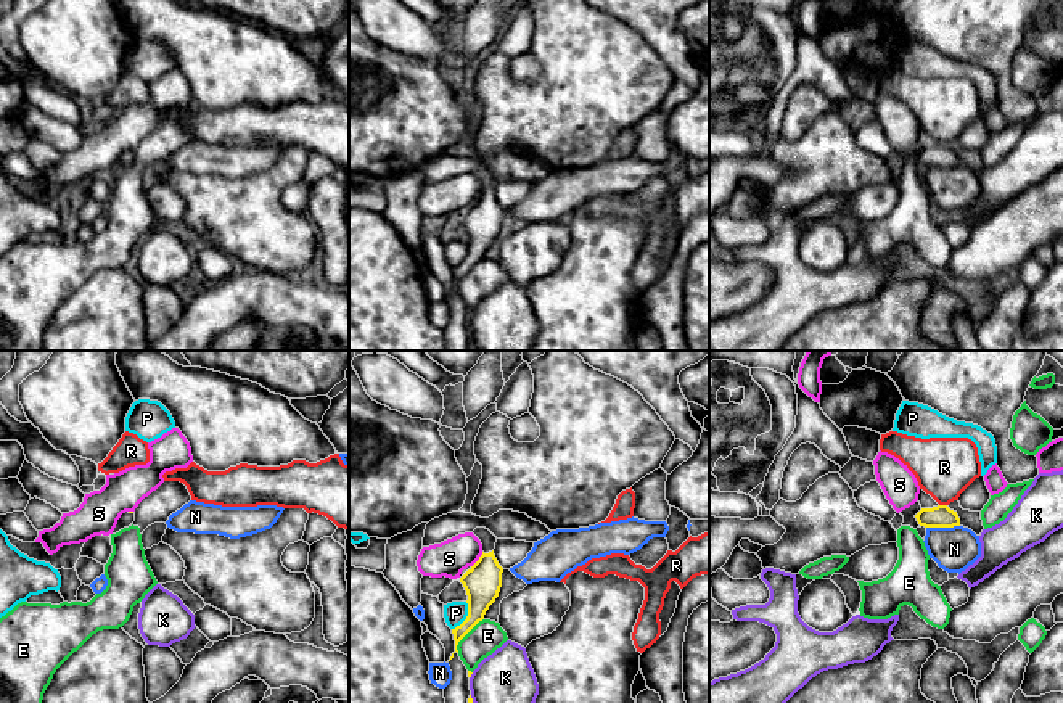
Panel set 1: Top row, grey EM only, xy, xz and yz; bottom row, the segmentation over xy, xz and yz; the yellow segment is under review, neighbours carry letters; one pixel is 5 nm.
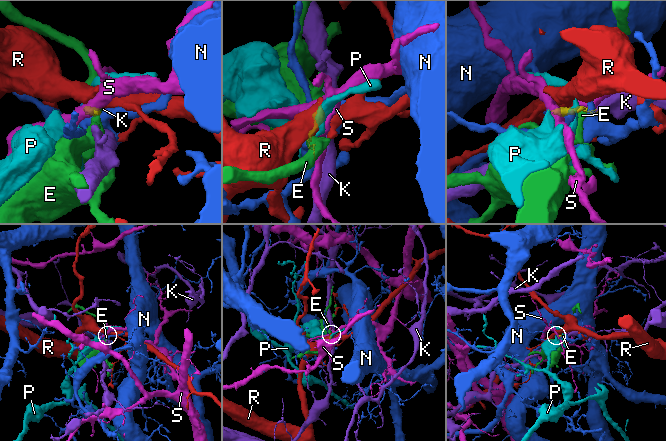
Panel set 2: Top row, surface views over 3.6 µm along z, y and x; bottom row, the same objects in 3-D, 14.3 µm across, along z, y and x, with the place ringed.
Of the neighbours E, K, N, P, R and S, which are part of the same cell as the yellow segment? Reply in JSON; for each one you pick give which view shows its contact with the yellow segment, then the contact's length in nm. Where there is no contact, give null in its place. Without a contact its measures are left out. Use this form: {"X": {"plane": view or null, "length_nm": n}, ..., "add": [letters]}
{"add": []}

